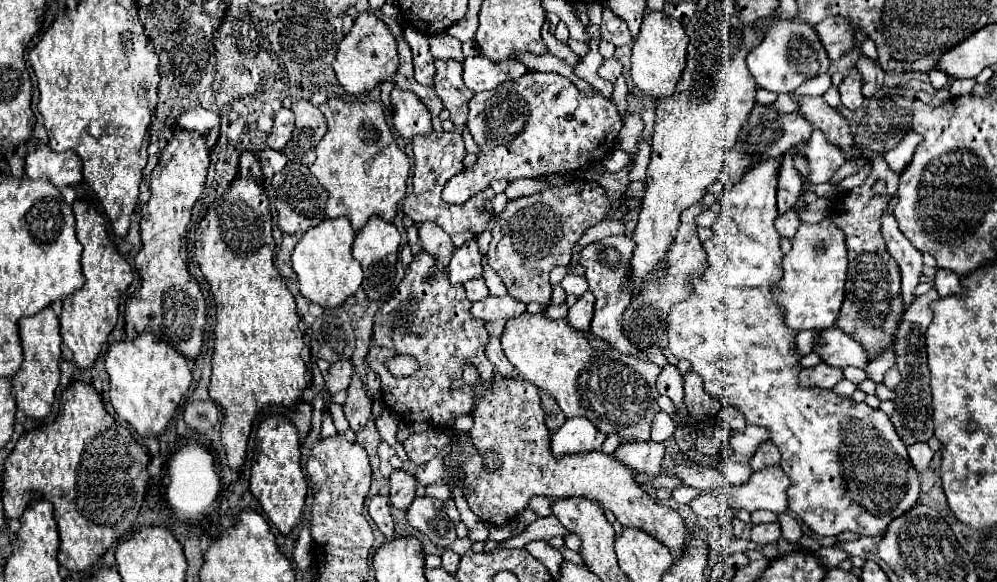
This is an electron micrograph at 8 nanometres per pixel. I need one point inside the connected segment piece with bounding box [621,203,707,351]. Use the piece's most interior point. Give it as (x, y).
(644, 322)

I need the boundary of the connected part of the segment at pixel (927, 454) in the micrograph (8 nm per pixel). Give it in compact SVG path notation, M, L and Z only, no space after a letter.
M923 443L911 445L907 451L909 451L909 457L911 457L913 467L915 467L917 473L921 475L921 473L929 467L929 463L931 463L931 459L933 459L933 451L929 449L929 445L923 445Z

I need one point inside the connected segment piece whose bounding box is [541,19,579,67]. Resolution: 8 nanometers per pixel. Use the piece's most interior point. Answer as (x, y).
(560, 50)

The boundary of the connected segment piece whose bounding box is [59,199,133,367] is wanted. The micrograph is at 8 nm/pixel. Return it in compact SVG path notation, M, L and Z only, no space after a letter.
M77 199L73 203L73 213L77 219L77 239L83 245L81 271L85 283L79 291L63 299L61 313L61 339L73 351L73 363L79 367L91 367L101 353L101 345L113 331L119 315L119 297L129 287L133 275L125 257L117 251L115 243L107 235L105 219L87 201Z

